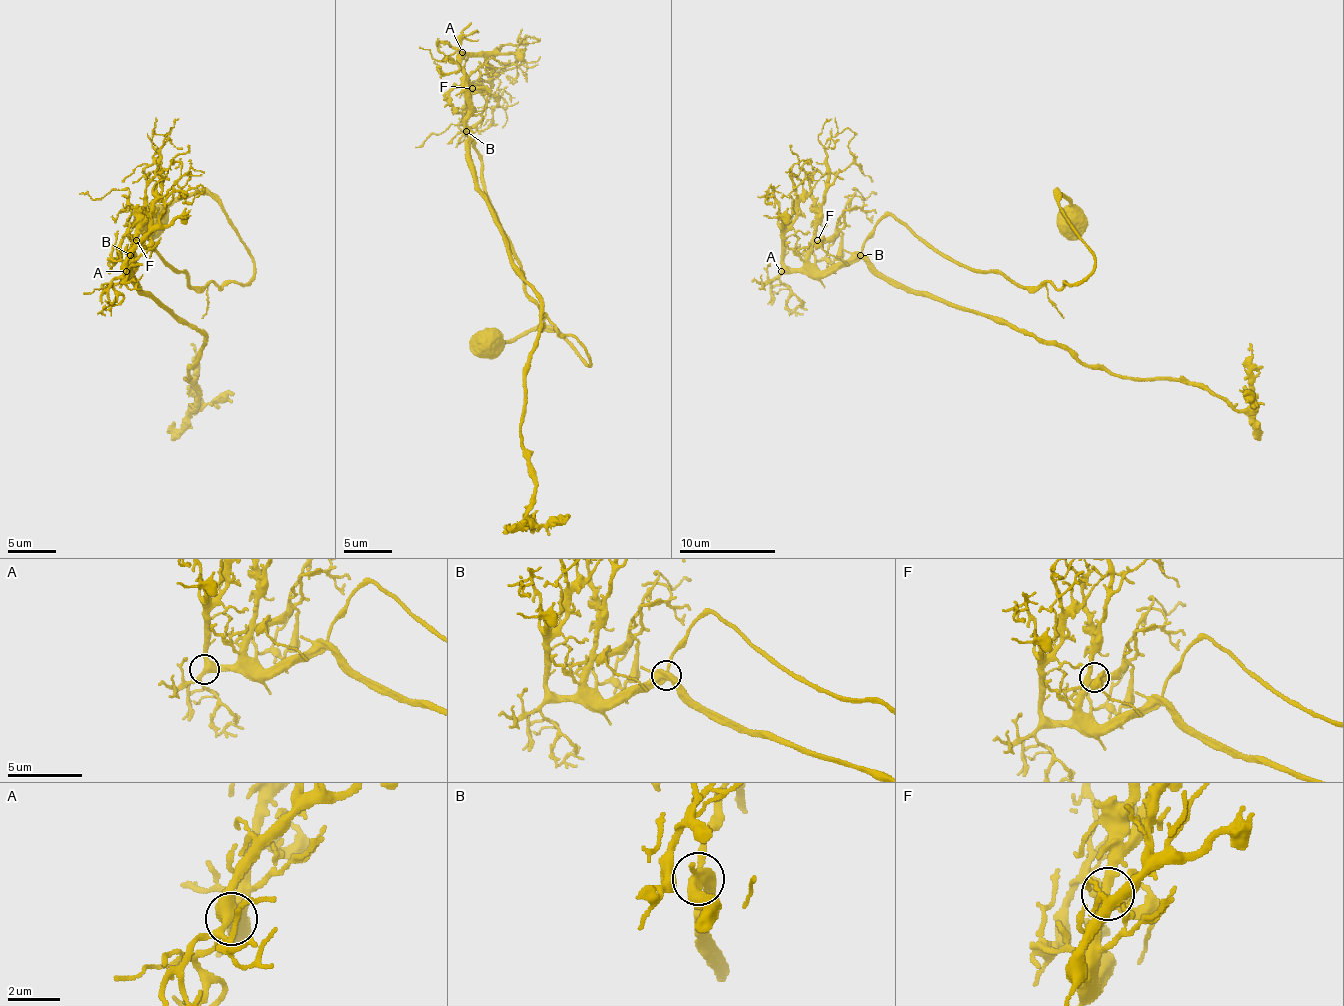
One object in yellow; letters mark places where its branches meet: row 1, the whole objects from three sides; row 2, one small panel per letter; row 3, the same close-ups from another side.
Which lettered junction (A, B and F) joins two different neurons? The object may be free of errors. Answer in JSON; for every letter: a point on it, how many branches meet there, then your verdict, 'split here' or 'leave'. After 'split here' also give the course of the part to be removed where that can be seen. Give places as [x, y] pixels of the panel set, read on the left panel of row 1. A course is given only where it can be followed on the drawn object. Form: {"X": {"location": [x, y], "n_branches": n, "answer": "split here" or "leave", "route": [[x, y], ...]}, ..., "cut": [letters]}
{"A": {"location": [126, 271], "n_branches": 5, "answer": "leave"}, "B": {"location": [130, 255], "n_branches": 4, "answer": "leave"}, "F": {"location": [136, 240], "n_branches": 5, "answer": "leave"}, "cut": []}

